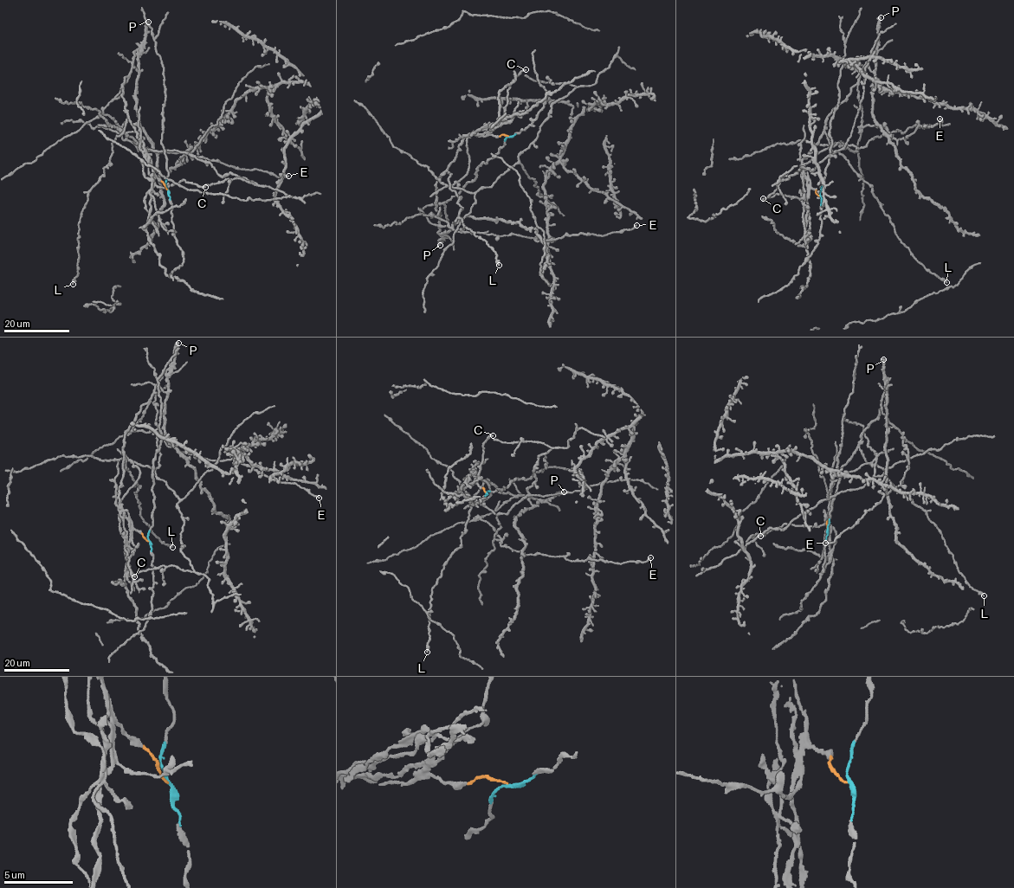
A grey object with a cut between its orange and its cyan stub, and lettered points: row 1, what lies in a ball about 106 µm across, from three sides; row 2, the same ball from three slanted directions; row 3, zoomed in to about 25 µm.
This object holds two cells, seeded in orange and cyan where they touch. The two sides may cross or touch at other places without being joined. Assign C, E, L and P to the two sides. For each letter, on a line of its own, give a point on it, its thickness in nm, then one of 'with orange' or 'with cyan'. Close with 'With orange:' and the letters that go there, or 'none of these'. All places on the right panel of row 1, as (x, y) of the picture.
C: (763, 198) | 180 nm | with orange
E: (939, 119) | 180 nm | with orange
L: (946, 282) | 150 nm | with orange
P: (881, 17) | 480 nm | with orange
With orange: C, E, L, P

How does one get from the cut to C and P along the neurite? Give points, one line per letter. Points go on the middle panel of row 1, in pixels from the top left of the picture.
C: (508, 136), (490, 132), (502, 122), (507, 90), (514, 78), (526, 69)
P: (508, 136), (476, 133), (458, 145), (436, 182), (440, 245)

